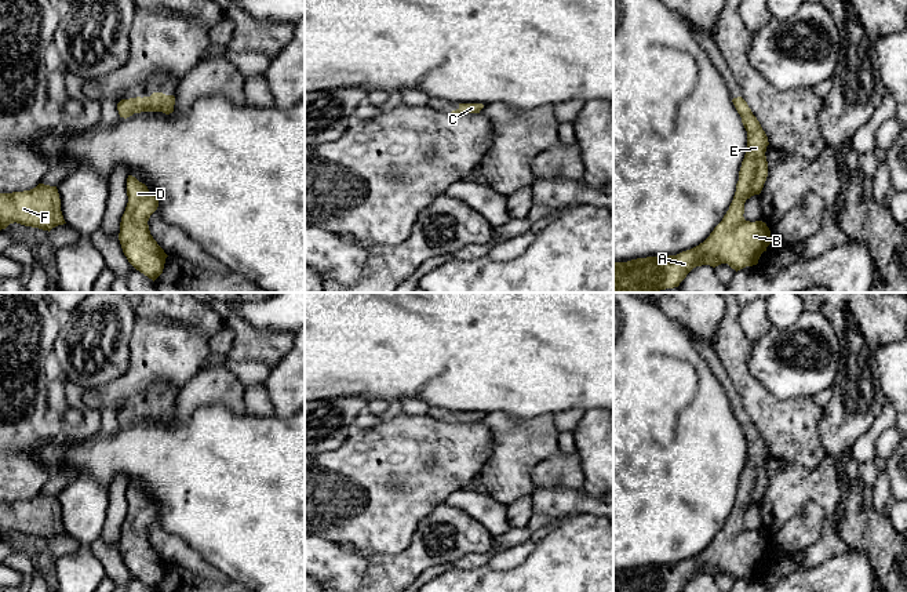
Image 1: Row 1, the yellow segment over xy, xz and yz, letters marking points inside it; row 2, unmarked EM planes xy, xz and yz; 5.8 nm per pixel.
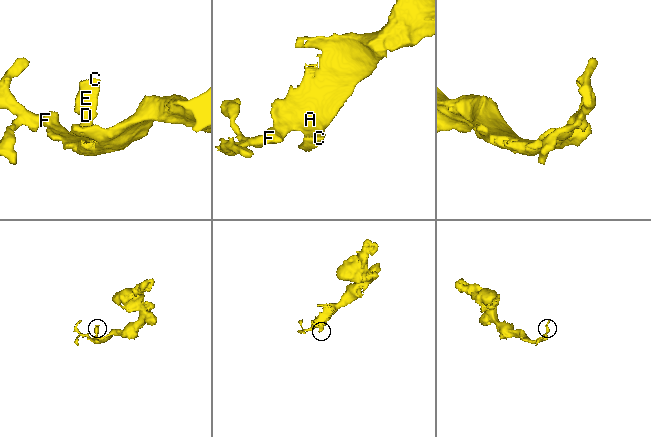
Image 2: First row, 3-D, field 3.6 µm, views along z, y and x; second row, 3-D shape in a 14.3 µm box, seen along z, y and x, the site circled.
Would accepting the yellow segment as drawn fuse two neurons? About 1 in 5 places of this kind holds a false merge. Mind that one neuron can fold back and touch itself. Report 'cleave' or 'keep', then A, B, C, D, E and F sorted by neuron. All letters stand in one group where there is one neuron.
keep; groups A B C D E F

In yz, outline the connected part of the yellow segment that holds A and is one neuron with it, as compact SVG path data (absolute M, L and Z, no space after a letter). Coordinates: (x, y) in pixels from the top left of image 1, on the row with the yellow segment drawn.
M742 98L732 99L747 131L747 152L739 171L736 192L729 210L710 236L699 246L669 257L646 257L613 264L613 293L656 293L678 287L696 266L728 264L736 272L758 264L772 243L762 221L746 221L744 203L760 195L768 177L768 137Z

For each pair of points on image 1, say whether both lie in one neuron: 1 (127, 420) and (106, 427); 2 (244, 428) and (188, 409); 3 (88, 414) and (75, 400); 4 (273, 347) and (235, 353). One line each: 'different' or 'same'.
1: different
2: different
3: same
4: same

